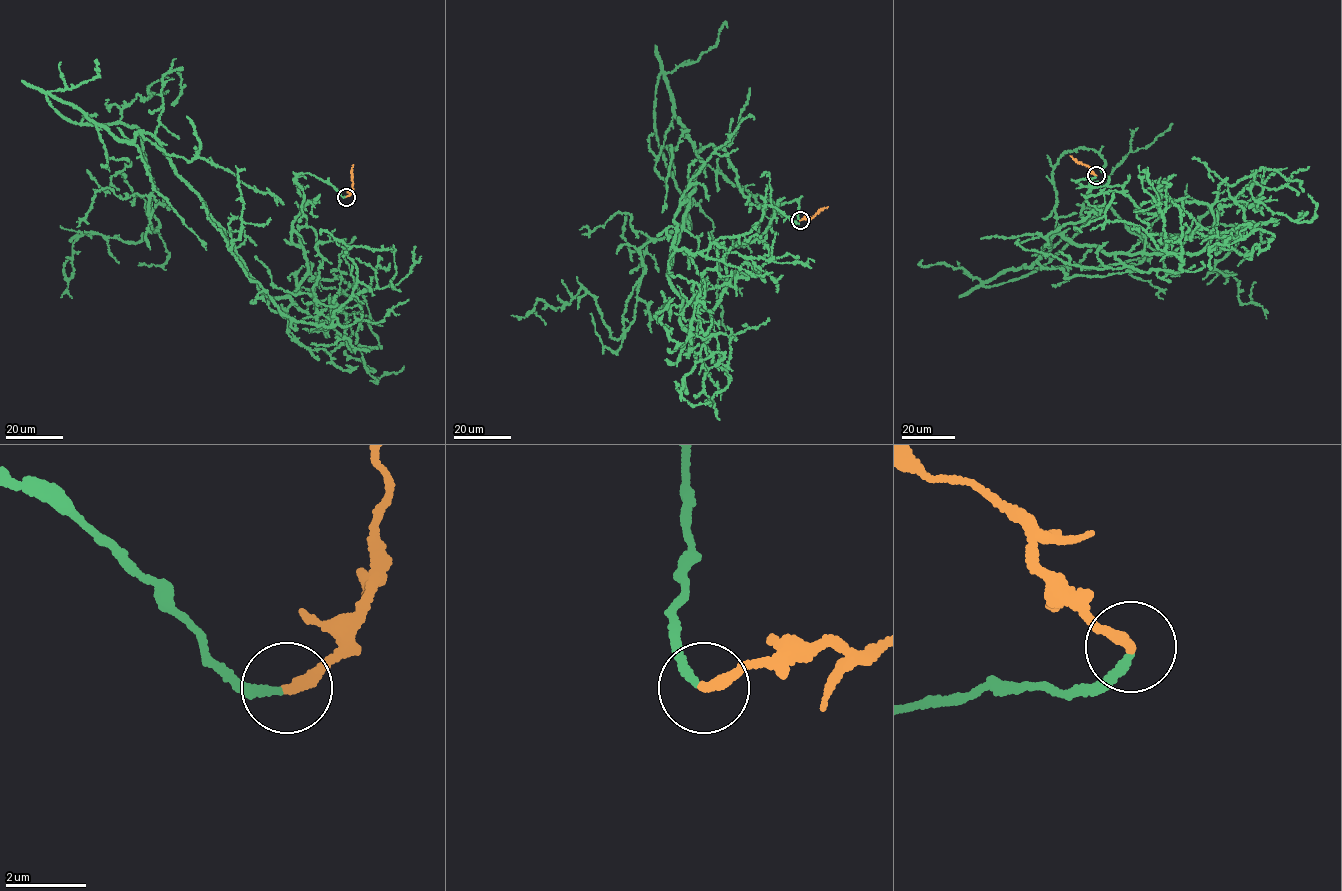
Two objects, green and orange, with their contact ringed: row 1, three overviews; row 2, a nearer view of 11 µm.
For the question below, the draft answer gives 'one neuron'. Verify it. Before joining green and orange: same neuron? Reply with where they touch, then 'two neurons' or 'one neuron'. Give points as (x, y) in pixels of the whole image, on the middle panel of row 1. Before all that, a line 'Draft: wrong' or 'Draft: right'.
Draft: right
at (800, 220); one neuron

